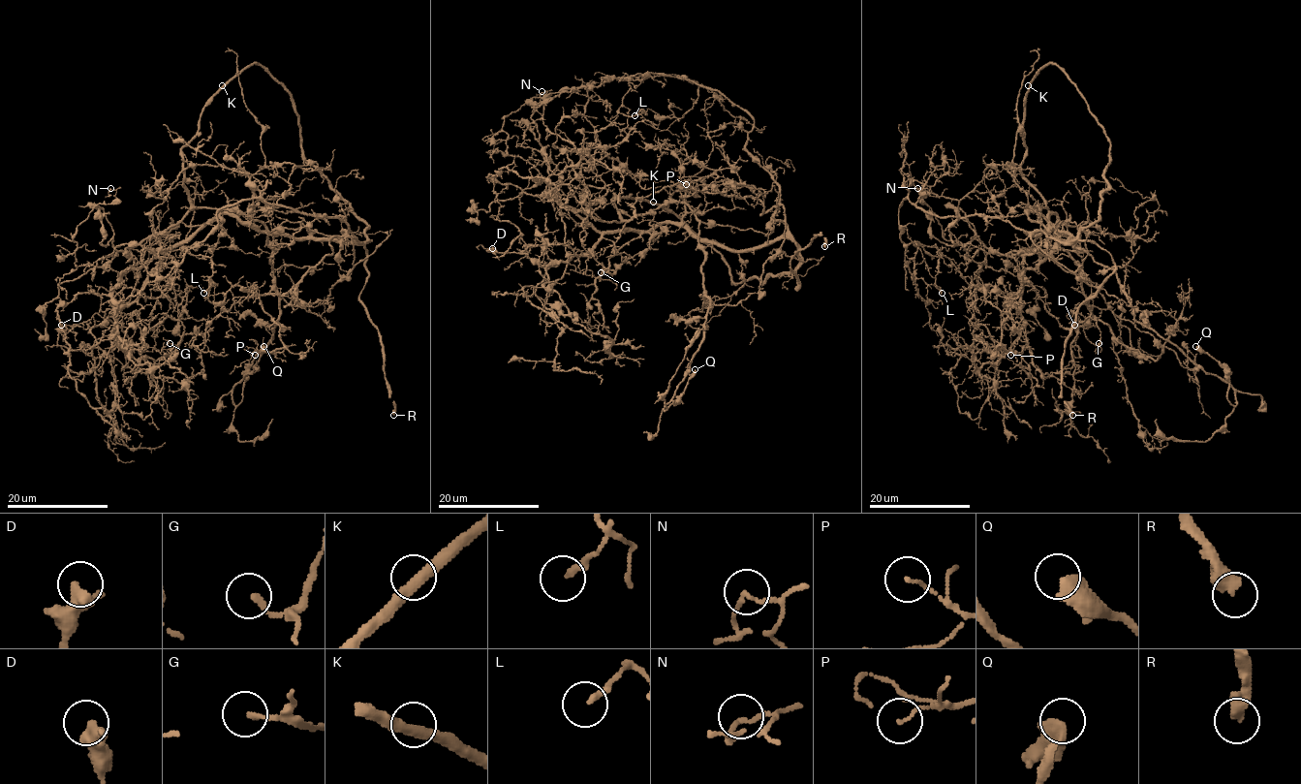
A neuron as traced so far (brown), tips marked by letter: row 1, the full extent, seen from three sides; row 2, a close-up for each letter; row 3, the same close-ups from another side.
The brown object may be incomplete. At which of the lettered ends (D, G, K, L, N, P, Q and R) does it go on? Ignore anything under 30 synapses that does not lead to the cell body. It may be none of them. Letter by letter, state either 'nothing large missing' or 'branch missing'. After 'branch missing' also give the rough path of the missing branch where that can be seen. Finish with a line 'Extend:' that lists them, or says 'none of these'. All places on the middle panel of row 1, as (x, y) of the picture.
D: nothing large missing
G: nothing large missing
K: nothing large missing
L: nothing large missing
N: nothing large missing
P: nothing large missing
Q: nothing large missing
R: branch missing
Extend: R

